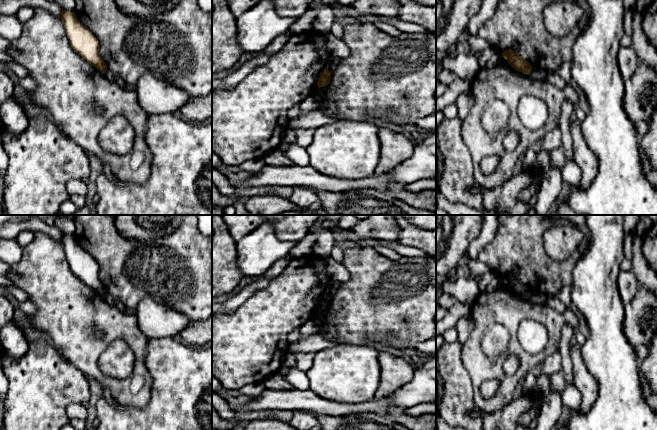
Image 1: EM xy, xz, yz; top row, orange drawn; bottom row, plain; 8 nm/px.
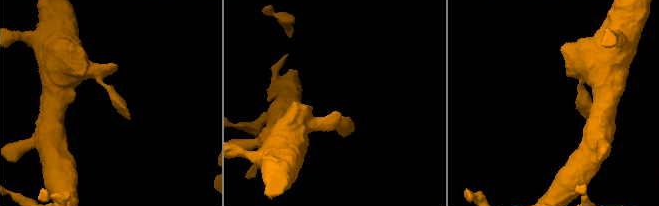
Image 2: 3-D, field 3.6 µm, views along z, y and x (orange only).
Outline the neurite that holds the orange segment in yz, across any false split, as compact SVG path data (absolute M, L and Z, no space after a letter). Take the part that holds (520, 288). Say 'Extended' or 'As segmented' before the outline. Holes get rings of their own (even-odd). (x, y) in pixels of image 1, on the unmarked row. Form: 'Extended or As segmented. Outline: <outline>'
As segmented. Outline: M511 273L505 274L502 277L502 281L505 282L516 295L523 296L528 299L532 295L533 291L531 288Z

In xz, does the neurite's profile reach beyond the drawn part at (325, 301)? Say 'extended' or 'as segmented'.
as segmented

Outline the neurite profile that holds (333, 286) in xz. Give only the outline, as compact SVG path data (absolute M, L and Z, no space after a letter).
M331 281L326 287L325 292L328 293L332 297L338 291L340 285L341 285L341 282L339 281Z

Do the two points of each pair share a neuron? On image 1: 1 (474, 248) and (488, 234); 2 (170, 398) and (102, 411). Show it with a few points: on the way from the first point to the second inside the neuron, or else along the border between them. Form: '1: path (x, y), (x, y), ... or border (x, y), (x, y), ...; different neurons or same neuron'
1: path (477, 245), (485, 237); same neuron
2: path (153, 415), (119, 416); same neuron

